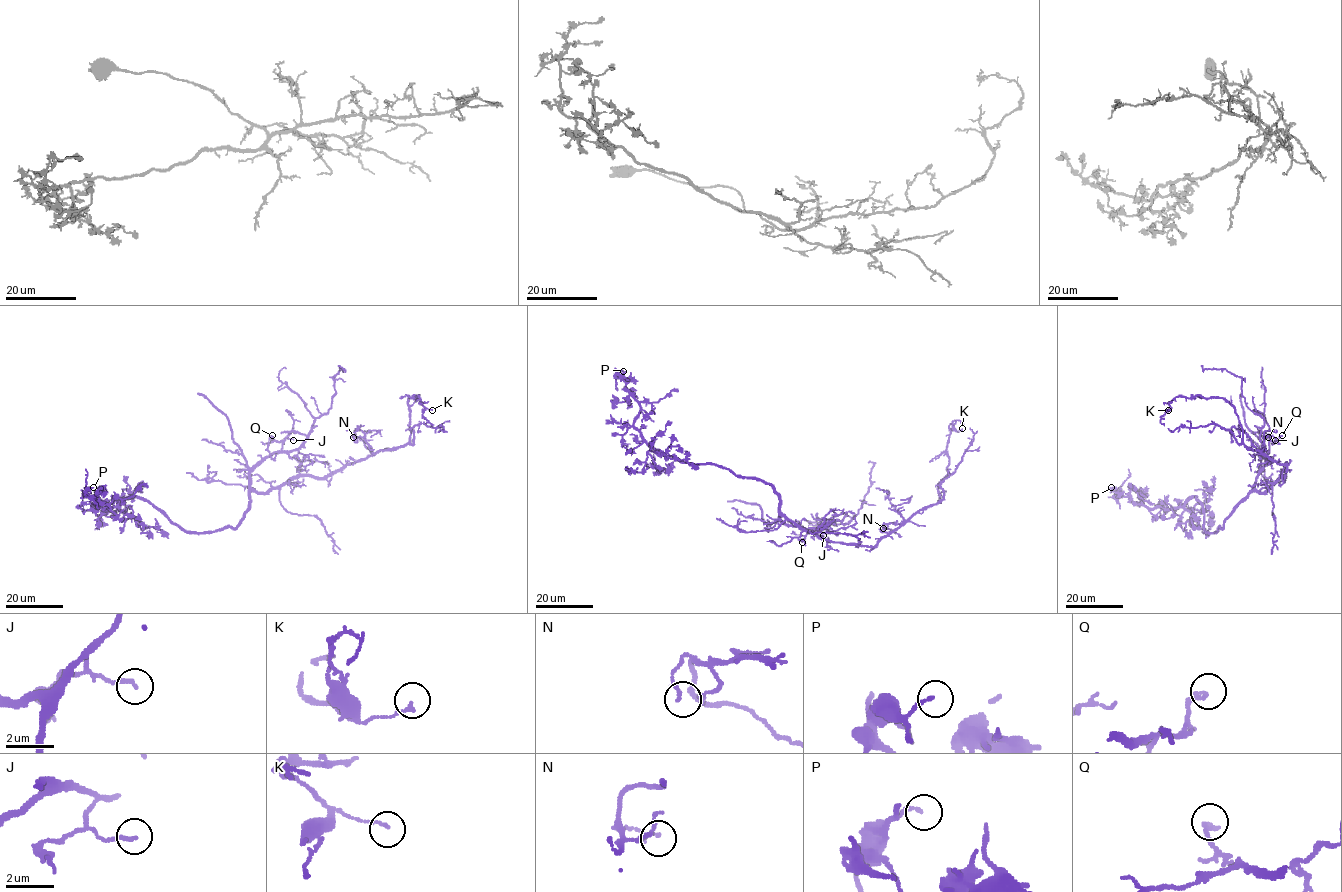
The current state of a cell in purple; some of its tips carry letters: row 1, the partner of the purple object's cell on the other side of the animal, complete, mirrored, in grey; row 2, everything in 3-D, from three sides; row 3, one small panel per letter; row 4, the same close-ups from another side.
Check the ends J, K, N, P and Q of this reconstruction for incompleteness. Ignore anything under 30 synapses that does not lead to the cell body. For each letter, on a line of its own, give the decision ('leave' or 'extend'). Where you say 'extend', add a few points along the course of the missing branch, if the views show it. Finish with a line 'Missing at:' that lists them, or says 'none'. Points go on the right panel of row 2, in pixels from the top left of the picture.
J: leave
K: leave
N: leave
P: leave
Q: leave
Missing at: none

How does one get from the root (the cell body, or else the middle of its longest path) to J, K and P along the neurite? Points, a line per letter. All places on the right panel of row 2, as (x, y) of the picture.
J: (1262, 492), (1255, 488), (1255, 480), (1268, 454), (1269, 437), (1272, 435), (1275, 440)
K: (1262, 492), (1285, 476), (1286, 466), (1244, 445), (1241, 424), (1231, 405), (1222, 398), (1177, 396), (1168, 410)
P: (1262, 492), (1250, 492), (1223, 528), (1207, 532), (1202, 505), (1195, 497), (1182, 506), (1148, 508), (1111, 487)

